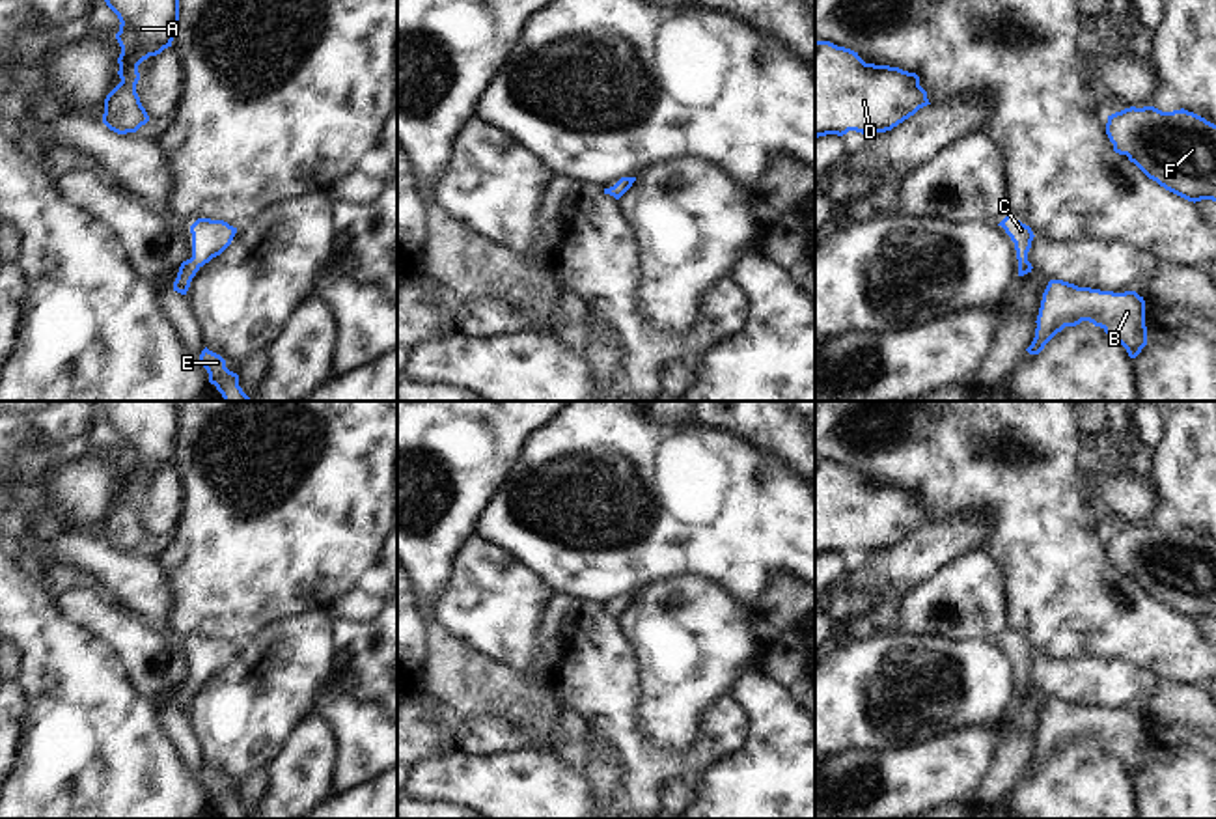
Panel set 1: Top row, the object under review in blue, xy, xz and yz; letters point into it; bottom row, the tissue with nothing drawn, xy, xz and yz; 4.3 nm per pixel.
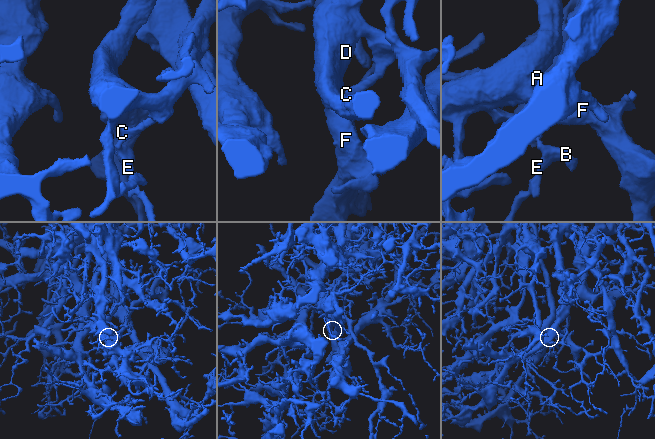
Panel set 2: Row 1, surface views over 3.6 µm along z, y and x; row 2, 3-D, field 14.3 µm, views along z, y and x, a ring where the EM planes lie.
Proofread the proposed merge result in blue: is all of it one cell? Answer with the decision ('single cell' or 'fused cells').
single cell

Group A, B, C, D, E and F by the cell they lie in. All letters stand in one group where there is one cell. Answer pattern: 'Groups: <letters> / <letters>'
Groups: A B C D E F

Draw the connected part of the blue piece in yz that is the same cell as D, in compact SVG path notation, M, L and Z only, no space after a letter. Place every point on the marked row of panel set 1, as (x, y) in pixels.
M815 41L815 138L826 134L843 136L849 131L862 134L886 132L927 104L931 104L927 91L919 86L919 76L916 73L890 65L865 63L858 52L850 49L837 47L830 41Z

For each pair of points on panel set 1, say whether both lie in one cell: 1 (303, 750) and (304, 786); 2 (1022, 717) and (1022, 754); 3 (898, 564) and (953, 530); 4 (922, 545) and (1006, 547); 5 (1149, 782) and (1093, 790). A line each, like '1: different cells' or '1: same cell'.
1: same cell
2: different cells
3: same cell
4: different cells
5: different cells

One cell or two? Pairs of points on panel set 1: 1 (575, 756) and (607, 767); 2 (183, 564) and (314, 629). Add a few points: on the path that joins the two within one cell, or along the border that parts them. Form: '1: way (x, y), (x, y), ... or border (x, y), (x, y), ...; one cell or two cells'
1: border (588, 763), (582, 771); two cells
2: border (325, 610), (288, 614), (260, 629), (248, 640); two cells

